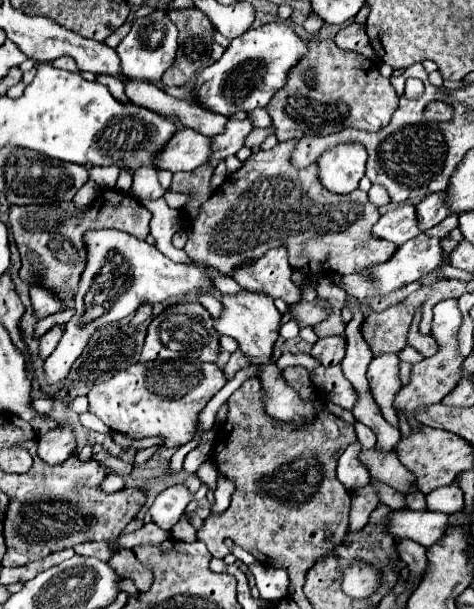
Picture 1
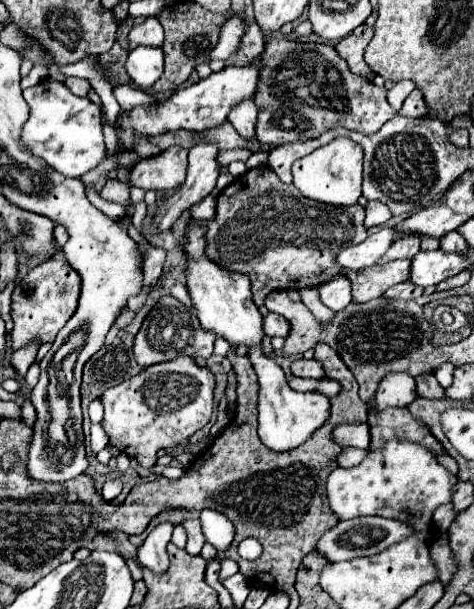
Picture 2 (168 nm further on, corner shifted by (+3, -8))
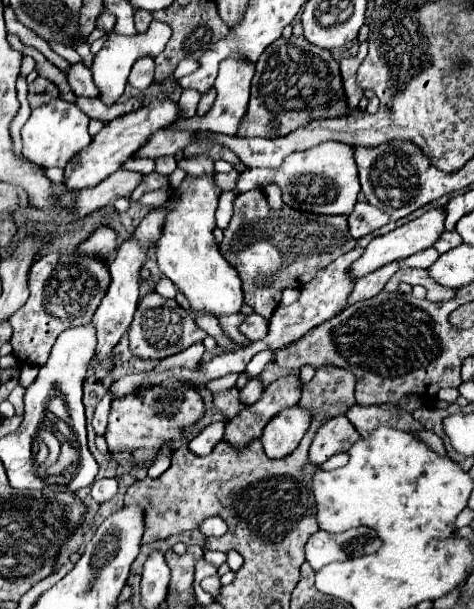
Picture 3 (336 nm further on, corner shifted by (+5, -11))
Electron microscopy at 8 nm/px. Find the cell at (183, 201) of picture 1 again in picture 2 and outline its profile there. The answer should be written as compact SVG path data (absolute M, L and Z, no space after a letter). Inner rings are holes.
M210 194L210 196L204 198L204 202L194 204L192 210L190 210L190 214L194 218L198 218L198 220L210 220L214 216L214 208L216 208L216 196Z

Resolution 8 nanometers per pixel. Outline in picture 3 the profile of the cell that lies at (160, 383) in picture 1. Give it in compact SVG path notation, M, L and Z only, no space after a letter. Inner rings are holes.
M154 387L154 391L146 391L146 395L126 395L126 399L116 399L110 409L108 417L108 429L106 429L106 441L110 453L122 453L122 451L134 451L134 457L138 457L138 463L144 465L148 459L154 459L158 449L168 443L180 443L182 431L194 425L204 415L204 401L194 387Z

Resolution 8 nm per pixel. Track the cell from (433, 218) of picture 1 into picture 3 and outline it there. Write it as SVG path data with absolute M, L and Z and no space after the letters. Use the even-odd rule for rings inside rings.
M394 261L394 263L388 263L386 267L380 267L378 271L374 271L374 275L366 275L366 277L358 279L354 283L354 289L352 289L346 305L342 309L350 307L350 305L354 305L358 301L364 301L364 299L370 299L370 297L378 295L384 289L384 285L388 283L388 279L398 271L398 267L400 267L398 261Z

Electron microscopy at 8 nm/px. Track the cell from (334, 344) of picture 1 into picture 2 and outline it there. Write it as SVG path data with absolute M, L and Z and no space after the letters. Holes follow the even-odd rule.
M298 360L292 364L292 374L300 378L322 378L324 376L324 366L320 360Z

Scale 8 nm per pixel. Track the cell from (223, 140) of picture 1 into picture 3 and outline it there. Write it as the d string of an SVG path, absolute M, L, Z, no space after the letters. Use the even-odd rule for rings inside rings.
M154 209L150 211L144 221L138 225L136 233L120 247L116 259L110 263L110 271L112 271L112 283L110 283L110 289L106 293L106 297L102 299L96 315L94 315L94 327L96 327L96 339L98 339L98 345L96 345L96 351L94 351L94 357L96 361L104 361L112 355L112 349L118 345L118 341L122 339L122 335L128 331L130 323L132 323L132 317L134 317L134 311L136 311L136 305L138 305L138 273L144 265L144 257L146 257L146 249L154 245L154 239L158 239L160 235L160 229L162 229L162 219L166 217L166 209Z

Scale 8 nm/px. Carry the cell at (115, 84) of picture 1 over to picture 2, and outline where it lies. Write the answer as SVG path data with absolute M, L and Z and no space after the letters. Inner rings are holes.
M136 136L134 150L140 154L140 158L148 158L148 156L152 156L152 154L156 154L156 152L162 152L162 148L156 146L156 144L152 144L146 136Z

